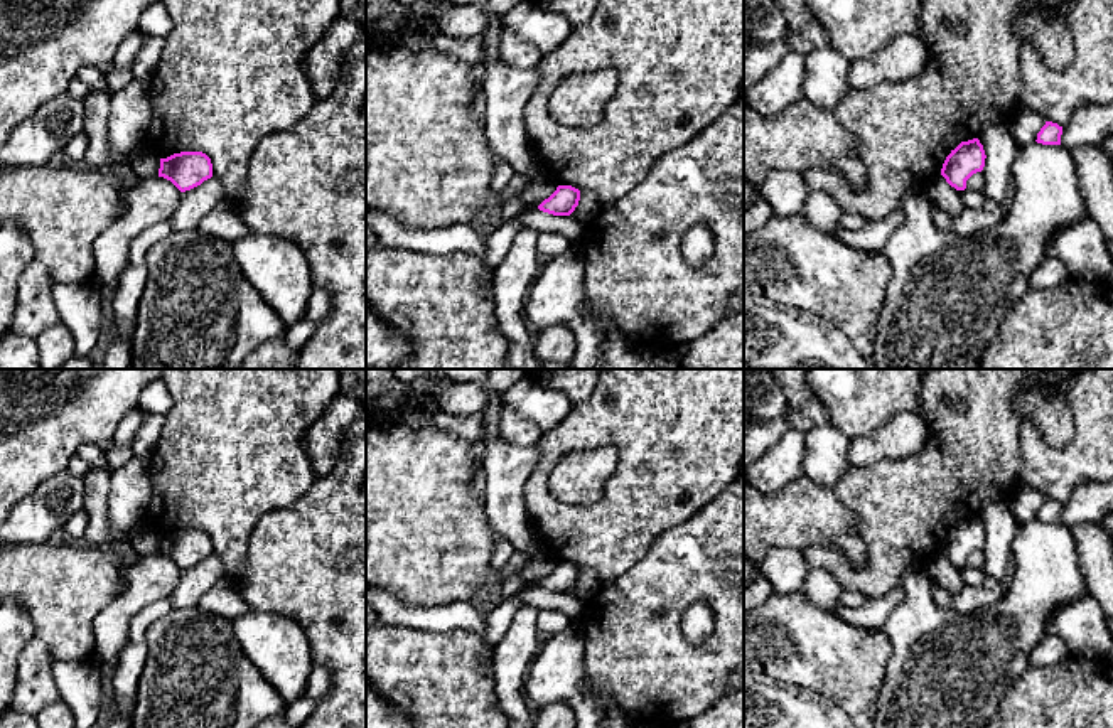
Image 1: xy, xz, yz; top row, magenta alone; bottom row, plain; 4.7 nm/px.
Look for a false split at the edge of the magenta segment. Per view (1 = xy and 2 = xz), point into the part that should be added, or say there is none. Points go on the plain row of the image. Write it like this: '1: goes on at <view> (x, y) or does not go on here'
1: does not go on here
2: does not go on here

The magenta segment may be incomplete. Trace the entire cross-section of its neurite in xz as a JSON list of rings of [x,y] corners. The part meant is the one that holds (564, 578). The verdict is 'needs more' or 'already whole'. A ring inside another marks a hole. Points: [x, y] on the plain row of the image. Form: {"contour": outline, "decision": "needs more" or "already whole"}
{"contour": [[[558,563],[538,586],[553,593],[570,593],[580,578],[580,568],[572,563]]], "decision": "already whole"}

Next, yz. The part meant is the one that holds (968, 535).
{"contour": [[[978,516],[961,519],[951,531],[946,534],[941,553],[946,559],[956,568],[966,566],[966,558],[981,549],[985,544],[985,527]]], "decision": "already whole"}

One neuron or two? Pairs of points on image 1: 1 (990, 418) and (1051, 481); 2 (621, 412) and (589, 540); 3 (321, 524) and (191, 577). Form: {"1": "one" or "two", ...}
{"1": "two", "2": "one", "3": "two"}

